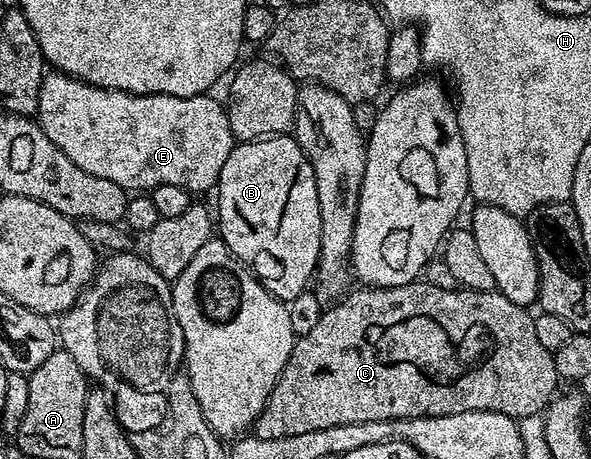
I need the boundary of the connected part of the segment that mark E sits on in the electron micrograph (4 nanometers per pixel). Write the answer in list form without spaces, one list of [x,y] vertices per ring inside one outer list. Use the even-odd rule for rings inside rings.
[[[49,70],[41,83],[35,119],[43,134],[47,134],[79,170],[87,170],[87,174],[95,174],[95,178],[107,178],[107,182],[115,182],[115,186],[133,194],[145,194],[161,186],[182,187],[198,194],[208,188],[209,191],[216,189],[223,162],[227,162],[227,154],[231,154],[235,143],[226,105],[211,97],[209,94],[187,98],[136,96],[76,80],[66,72]]]

